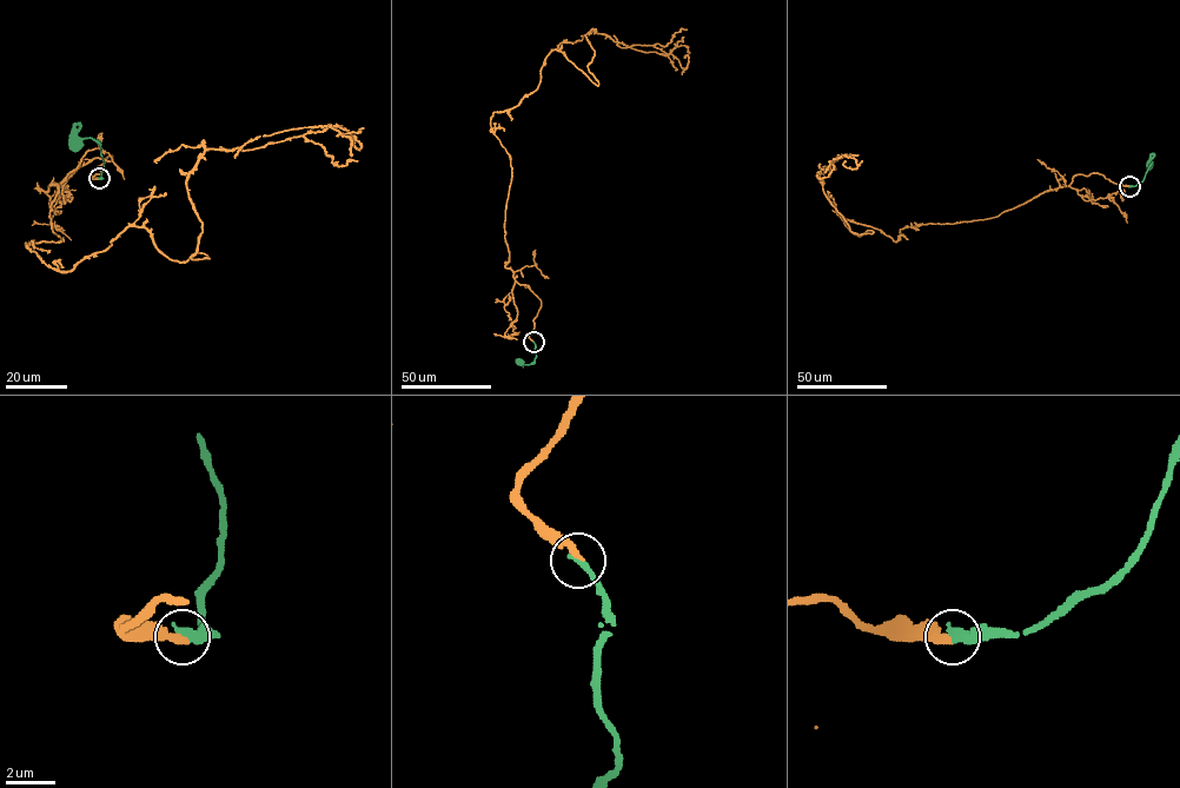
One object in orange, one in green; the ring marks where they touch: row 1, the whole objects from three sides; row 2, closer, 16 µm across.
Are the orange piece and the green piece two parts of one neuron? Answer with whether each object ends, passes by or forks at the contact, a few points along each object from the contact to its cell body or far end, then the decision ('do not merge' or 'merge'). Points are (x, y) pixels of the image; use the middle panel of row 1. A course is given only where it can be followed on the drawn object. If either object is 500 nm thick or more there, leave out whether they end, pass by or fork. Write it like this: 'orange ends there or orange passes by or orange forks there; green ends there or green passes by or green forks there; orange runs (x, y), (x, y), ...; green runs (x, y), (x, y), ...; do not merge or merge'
orange ends there; green ends there; orange runs (534, 342), (539, 299), (505, 266), (494, 113), (537, 88), (554, 50), (598, 85), (592, 30), (683, 57); green runs (534, 342), (534, 361), (528, 364), (521, 362); merge

